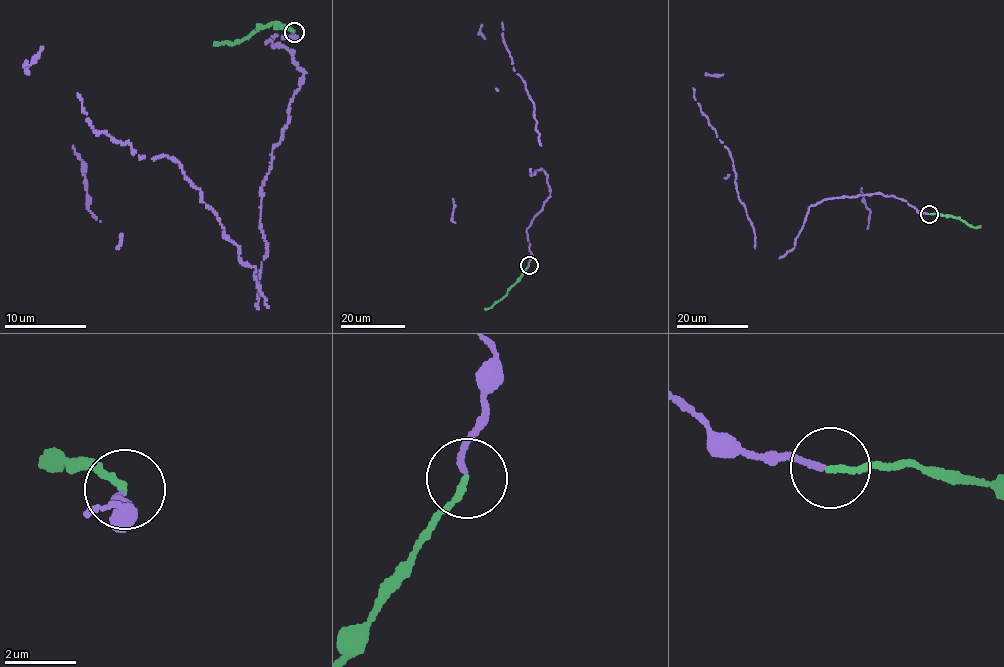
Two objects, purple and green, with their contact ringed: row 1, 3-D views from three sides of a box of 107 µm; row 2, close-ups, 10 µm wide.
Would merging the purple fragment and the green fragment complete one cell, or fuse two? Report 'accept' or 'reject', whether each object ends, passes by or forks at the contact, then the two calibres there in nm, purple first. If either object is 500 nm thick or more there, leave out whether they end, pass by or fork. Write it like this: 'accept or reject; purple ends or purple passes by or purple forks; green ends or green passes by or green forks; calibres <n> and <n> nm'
accept; purple ends; green ends; calibres 150 and 170 nm

